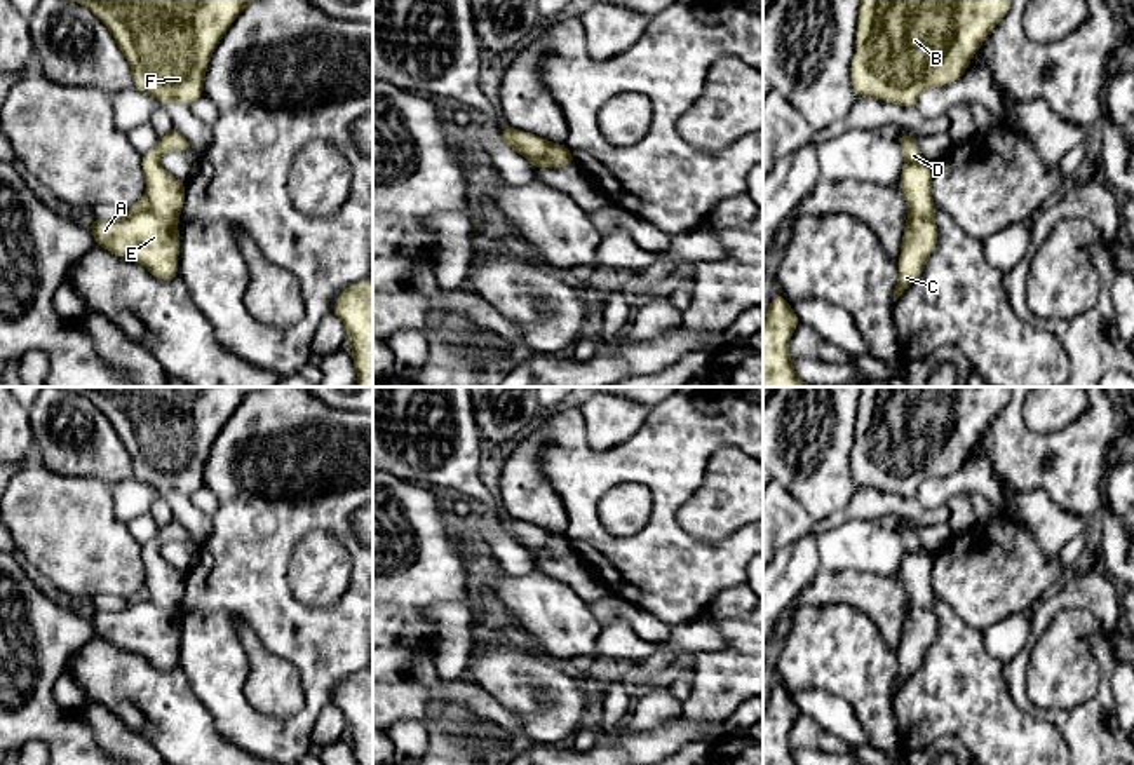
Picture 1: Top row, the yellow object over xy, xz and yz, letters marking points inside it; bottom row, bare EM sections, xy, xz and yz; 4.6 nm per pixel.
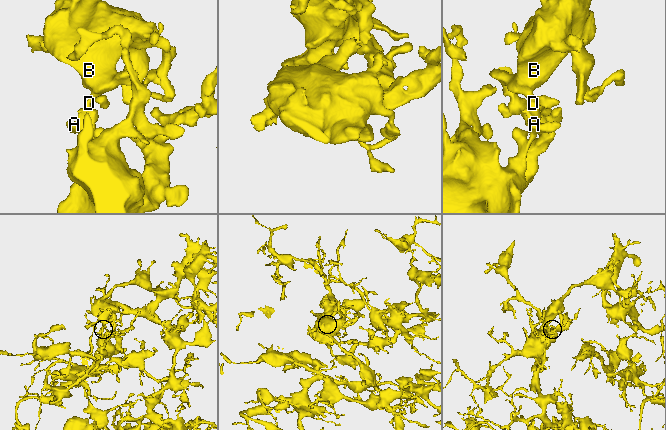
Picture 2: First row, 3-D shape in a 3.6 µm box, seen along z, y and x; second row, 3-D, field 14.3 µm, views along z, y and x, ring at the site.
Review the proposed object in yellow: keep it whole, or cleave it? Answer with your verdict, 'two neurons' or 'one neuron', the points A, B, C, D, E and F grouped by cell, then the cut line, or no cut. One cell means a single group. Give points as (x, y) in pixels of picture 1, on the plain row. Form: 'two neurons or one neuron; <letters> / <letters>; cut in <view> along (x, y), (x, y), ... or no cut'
two neurons; A C E / B D F; cut in xy along (145, 586), (150, 600), (176, 617)

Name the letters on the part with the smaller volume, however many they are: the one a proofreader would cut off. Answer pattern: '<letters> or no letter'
A, C, E

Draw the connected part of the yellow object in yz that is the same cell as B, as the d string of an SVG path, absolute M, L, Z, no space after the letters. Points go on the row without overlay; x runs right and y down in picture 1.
M861 387L857 441L850 469L857 488L902 498L916 495L932 477L958 471L986 427L1003 410L1014 387Z

